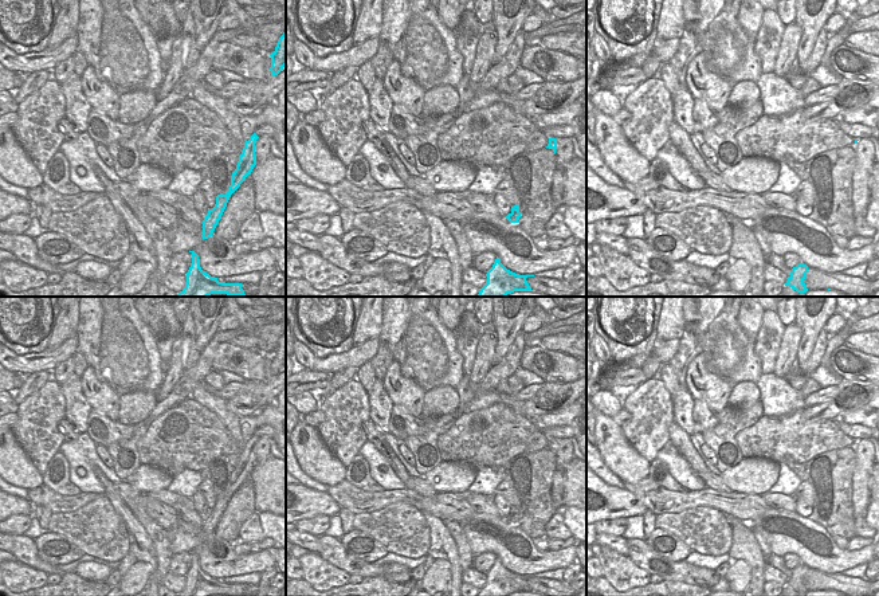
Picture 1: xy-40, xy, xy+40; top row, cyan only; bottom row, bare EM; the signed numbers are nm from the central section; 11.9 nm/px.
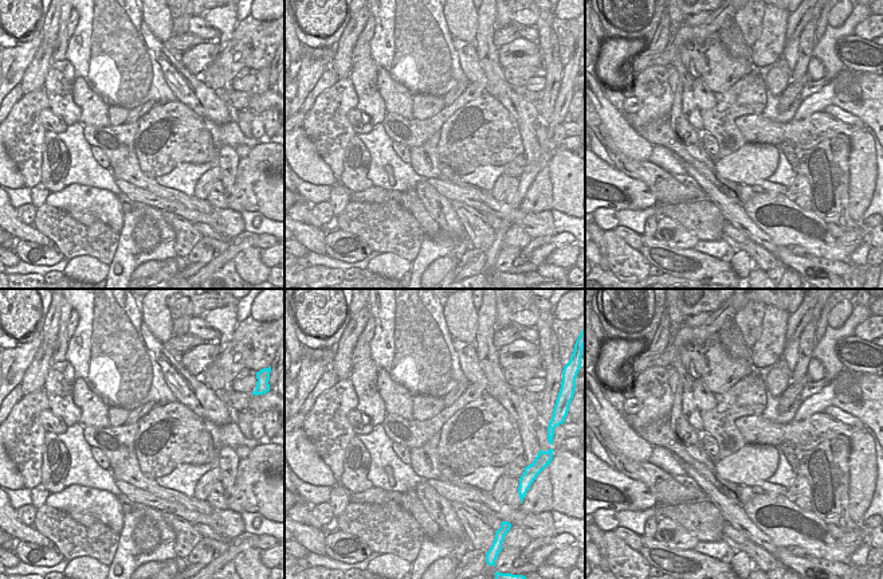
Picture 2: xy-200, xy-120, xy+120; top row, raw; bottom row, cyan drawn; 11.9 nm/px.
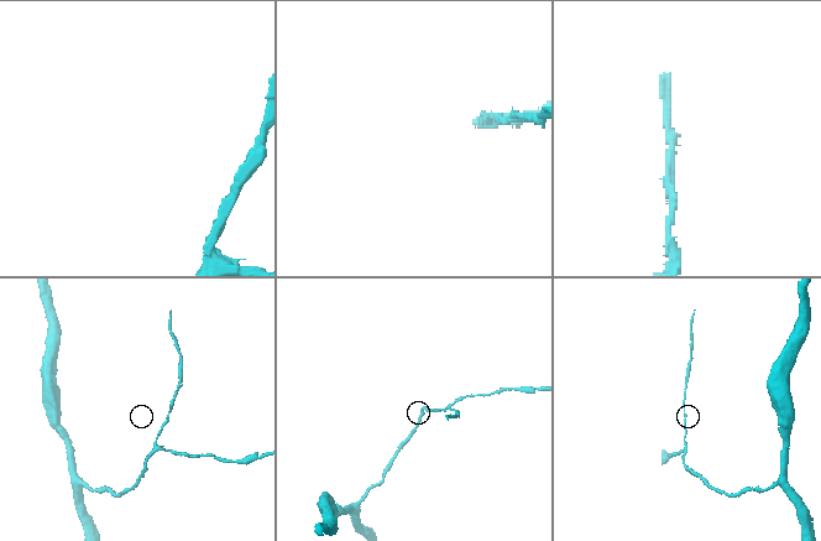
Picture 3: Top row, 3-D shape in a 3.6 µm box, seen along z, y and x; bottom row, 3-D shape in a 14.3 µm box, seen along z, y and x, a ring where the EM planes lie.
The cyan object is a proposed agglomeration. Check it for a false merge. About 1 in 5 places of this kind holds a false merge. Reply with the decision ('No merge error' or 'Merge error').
No merge error.

